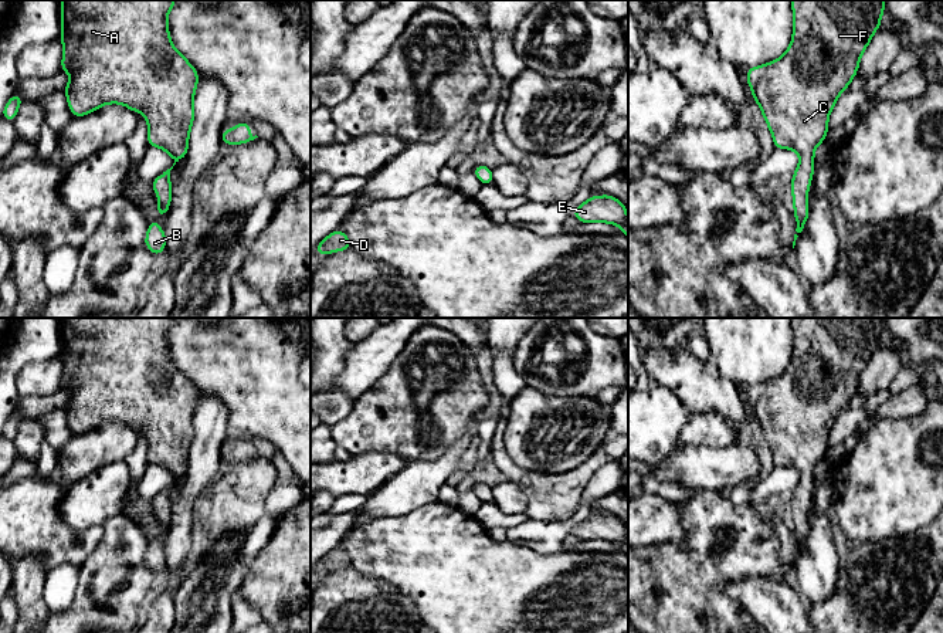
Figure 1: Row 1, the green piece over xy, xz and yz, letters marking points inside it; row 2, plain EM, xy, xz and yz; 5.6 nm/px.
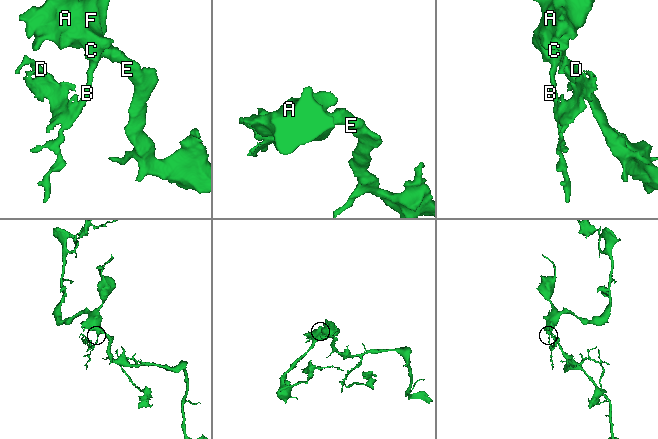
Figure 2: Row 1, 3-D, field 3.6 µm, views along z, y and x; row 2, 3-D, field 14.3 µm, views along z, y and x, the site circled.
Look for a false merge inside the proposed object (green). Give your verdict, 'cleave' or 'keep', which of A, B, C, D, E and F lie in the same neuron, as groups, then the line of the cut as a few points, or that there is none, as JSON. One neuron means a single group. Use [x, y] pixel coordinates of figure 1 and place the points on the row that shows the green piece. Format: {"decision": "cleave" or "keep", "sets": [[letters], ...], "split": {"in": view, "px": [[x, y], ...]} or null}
{"decision": "keep", "sets": [["A", "B", "C", "D", "E", "F"]], "split": null}

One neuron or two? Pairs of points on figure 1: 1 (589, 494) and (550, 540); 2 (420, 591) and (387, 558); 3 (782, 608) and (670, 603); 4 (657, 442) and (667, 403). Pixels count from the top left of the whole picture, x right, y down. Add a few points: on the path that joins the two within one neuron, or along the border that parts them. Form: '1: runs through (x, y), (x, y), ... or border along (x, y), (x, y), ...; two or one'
1: runs through (583, 507), (583, 511), (563, 528); one
2: runs through (411, 582), (396, 567); one
3: border along (729, 581), (726, 585), (728, 593), (755, 618); two
4: runs through (657, 432), (657, 413); one

